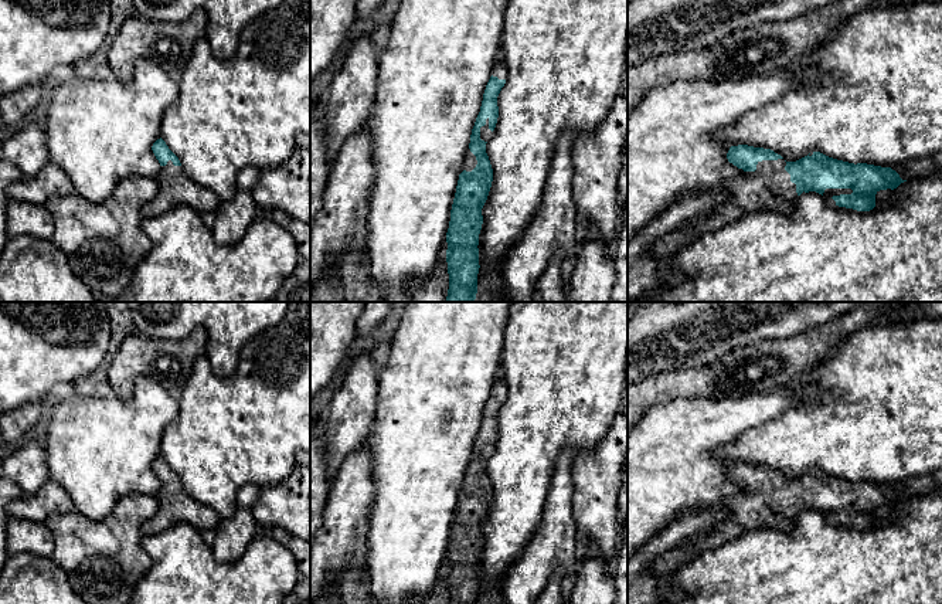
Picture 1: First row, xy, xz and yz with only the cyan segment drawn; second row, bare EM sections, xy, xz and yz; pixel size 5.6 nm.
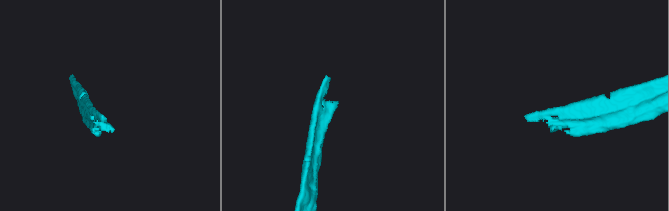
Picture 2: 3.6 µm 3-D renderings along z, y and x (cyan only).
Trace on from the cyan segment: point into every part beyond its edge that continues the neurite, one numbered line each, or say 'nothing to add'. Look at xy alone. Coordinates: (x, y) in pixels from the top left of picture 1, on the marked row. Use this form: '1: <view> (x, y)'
1: xy (176, 189)

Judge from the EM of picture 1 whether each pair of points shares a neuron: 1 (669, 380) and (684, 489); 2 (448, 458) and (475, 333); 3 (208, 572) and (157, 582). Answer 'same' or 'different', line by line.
1: different
2: same
3: same

